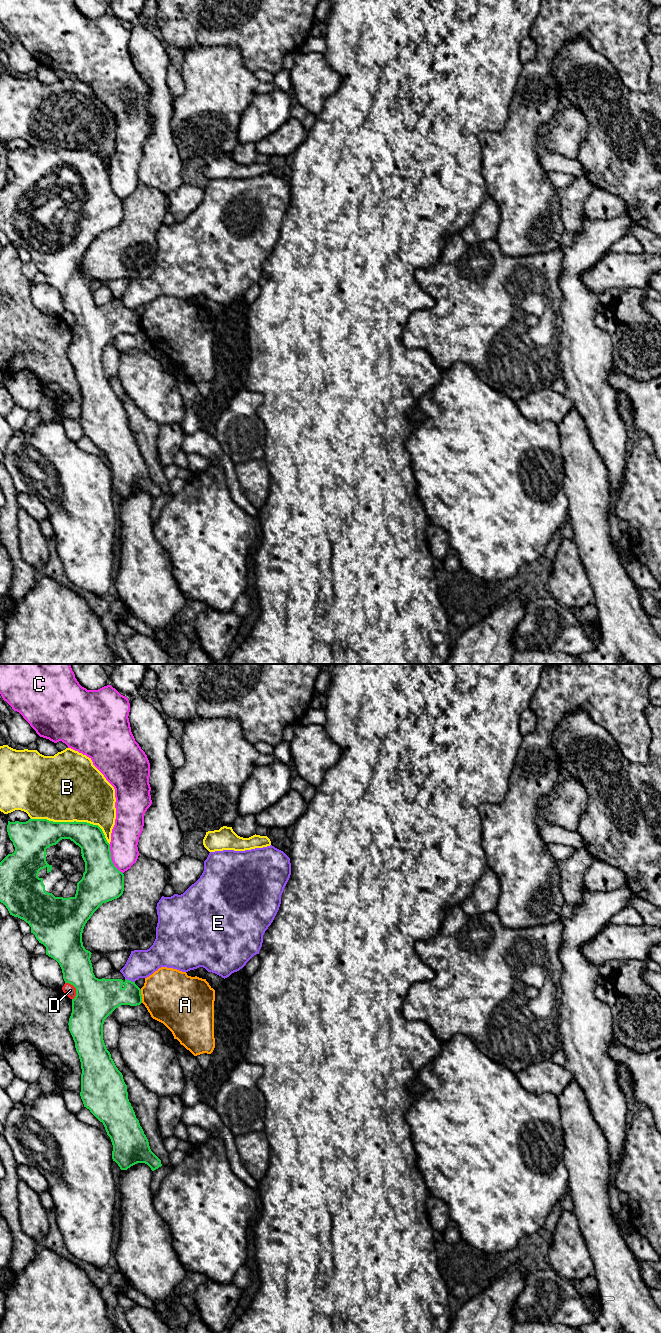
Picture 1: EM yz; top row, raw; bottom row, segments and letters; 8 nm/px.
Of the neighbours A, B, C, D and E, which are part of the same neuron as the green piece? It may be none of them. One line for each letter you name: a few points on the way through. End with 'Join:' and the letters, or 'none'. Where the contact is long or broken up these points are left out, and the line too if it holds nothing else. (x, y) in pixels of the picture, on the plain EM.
Join: none

